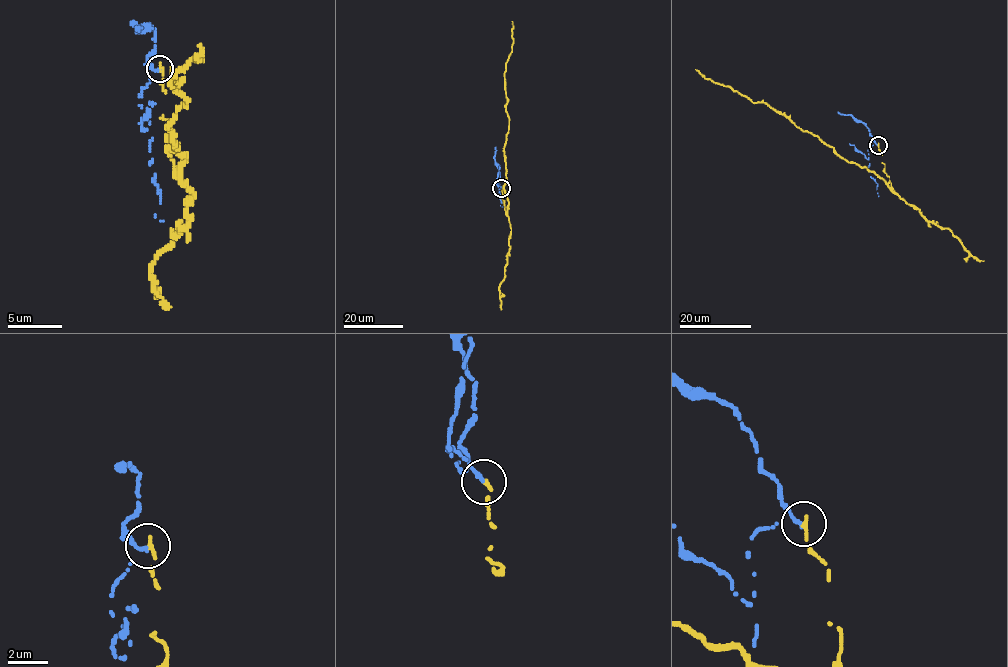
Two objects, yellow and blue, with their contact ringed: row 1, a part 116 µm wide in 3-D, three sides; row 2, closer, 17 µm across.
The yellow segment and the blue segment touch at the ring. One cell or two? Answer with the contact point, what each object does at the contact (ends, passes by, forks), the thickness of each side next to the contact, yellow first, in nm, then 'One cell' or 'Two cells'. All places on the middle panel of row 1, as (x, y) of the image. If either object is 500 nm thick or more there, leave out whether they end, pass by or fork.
Place: (501, 188). At the ring yellow ends. At the ring blue ends. Thickness 240 nm (yellow) against 200 nm. Two cells

